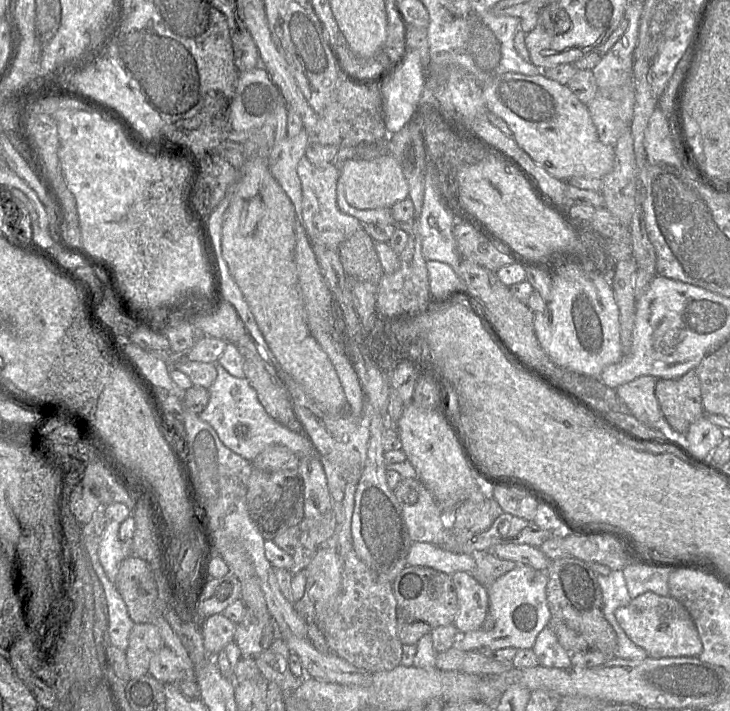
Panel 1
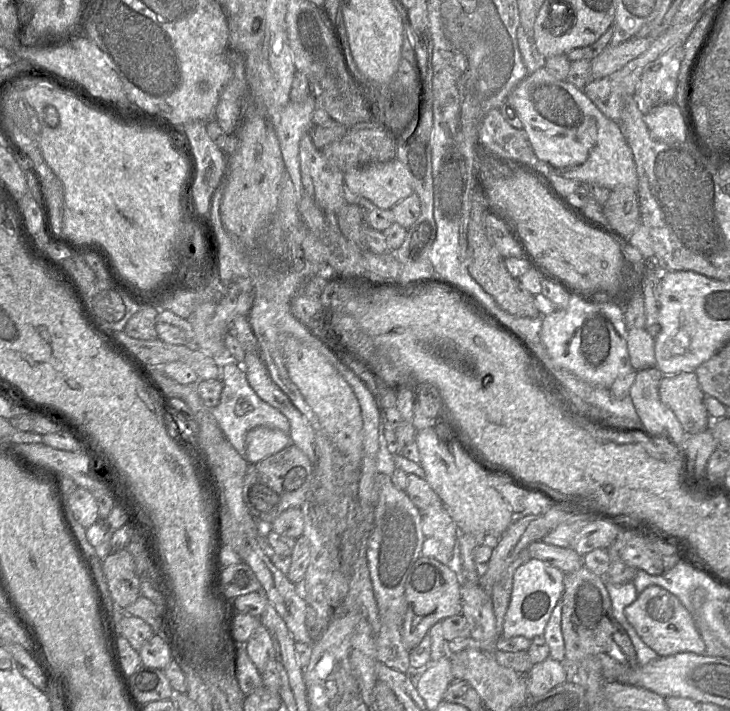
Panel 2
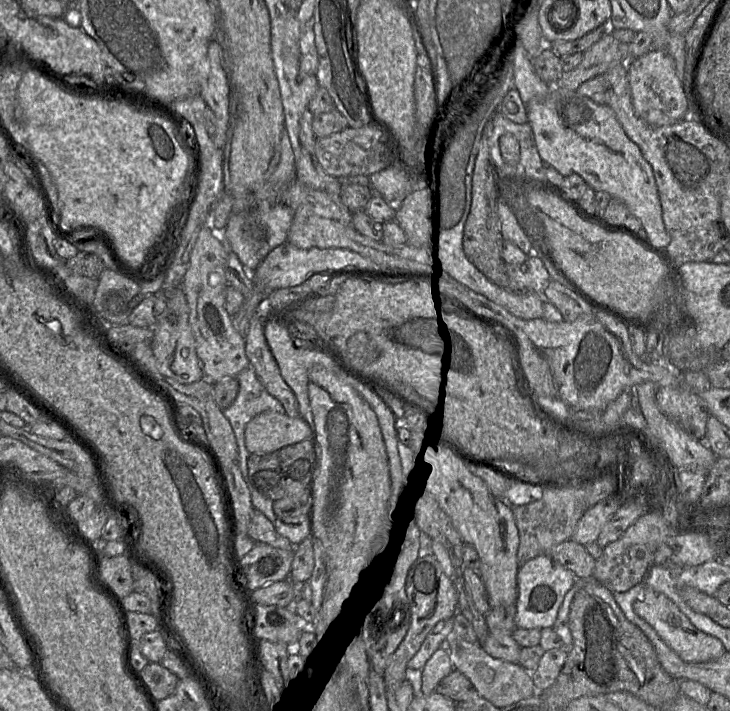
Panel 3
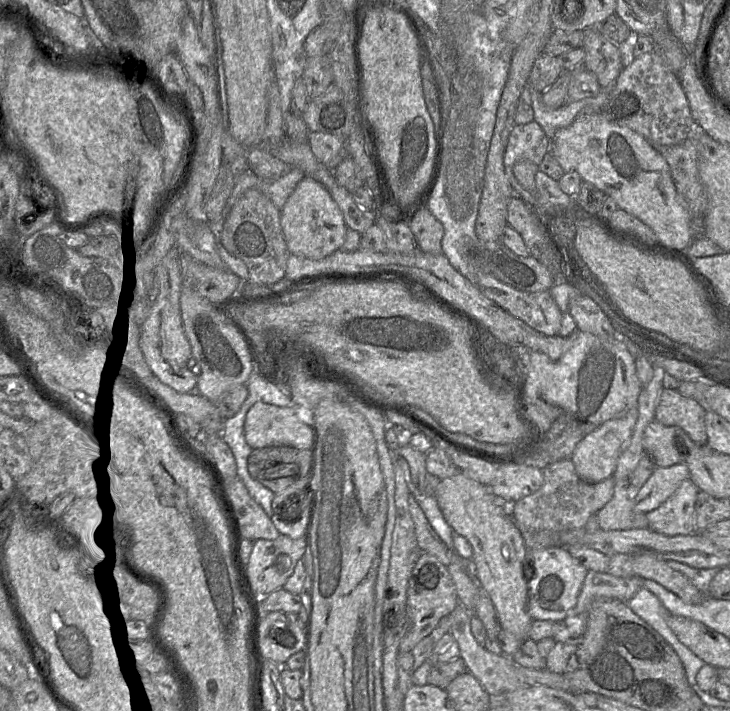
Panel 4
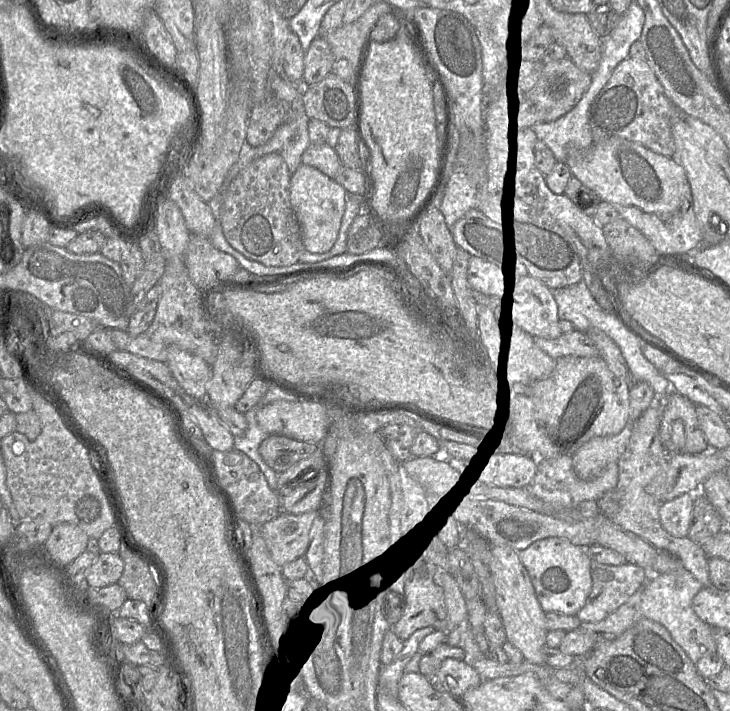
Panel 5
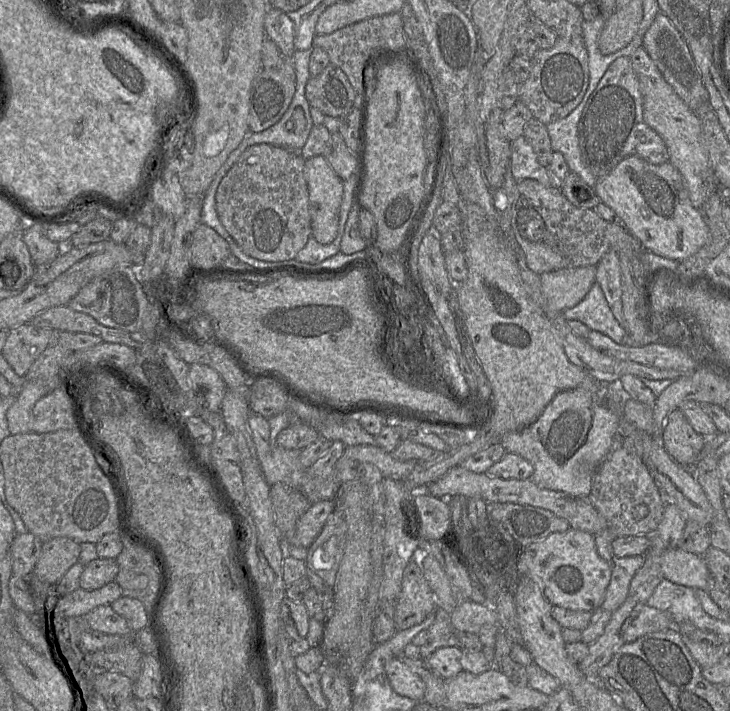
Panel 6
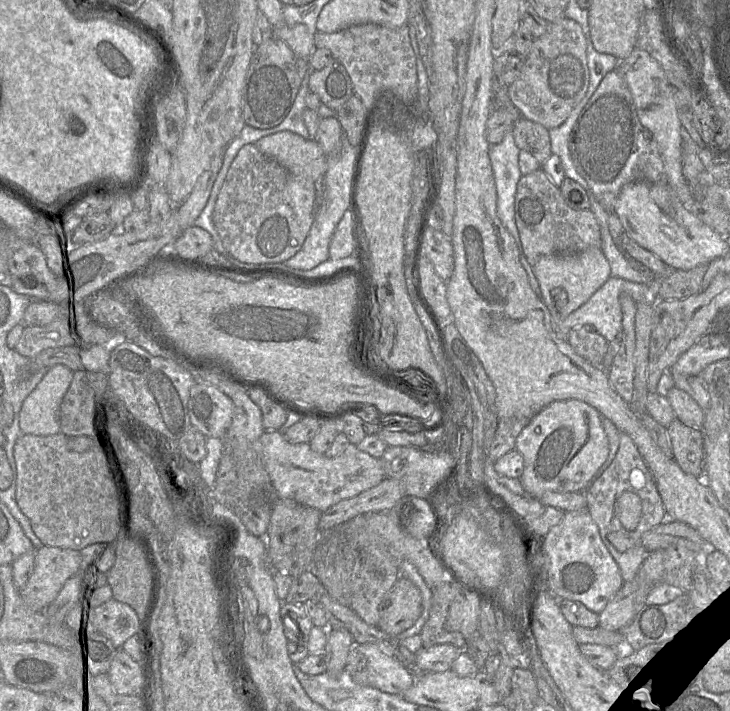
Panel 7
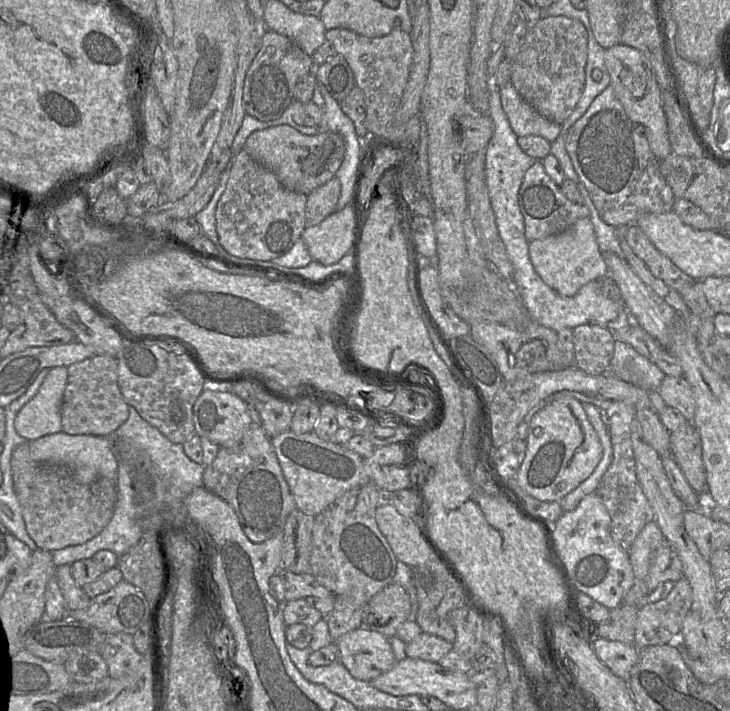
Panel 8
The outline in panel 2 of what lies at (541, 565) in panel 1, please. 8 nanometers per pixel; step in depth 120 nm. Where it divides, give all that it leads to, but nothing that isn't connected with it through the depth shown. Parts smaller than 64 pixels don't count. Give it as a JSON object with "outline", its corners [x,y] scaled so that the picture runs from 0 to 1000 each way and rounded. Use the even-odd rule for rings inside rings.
{"outline":[[[732,761],[723,768],[723,775],[727,785],[742,788],[773,806],[790,803],[800,796],[799,782],[795,782],[781,769],[767,769],[744,761]]]}

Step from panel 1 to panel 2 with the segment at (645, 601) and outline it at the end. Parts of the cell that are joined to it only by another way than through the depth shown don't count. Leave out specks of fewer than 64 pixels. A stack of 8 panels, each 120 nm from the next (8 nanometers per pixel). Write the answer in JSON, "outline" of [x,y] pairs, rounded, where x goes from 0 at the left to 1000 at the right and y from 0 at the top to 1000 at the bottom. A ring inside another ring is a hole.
{"outline":[[[892,823],[884,827],[855,858],[856,868],[879,902],[903,924],[927,918],[966,918],[966,904],[952,880],[948,865],[932,844],[910,827]]]}

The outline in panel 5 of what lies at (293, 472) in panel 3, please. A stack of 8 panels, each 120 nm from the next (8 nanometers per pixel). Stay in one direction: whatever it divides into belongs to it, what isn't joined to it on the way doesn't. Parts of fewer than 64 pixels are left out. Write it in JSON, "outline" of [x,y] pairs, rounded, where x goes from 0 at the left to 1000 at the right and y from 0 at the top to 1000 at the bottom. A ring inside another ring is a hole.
{"outline":[[[370,612],[355,627],[360,648],[379,667],[392,664],[434,633],[433,623],[415,622],[384,612]]]}

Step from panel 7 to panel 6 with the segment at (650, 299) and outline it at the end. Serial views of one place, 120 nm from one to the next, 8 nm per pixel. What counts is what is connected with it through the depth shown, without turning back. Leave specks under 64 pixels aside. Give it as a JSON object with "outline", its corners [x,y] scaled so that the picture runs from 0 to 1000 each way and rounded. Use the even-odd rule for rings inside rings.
{"outline":[[[814,398],[800,421],[789,430],[771,439],[773,447],[790,450],[808,464],[819,466],[845,484],[855,484],[856,463],[842,449],[836,436],[826,409],[819,398]]]}

